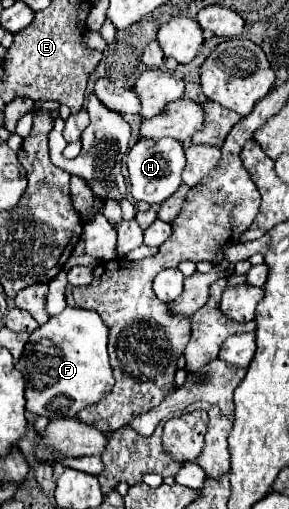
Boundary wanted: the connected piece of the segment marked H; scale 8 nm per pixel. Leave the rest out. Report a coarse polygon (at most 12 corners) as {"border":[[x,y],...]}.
{"border":[[139,139],[129,193],[163,203],[181,185],[185,151],[173,139]]}

